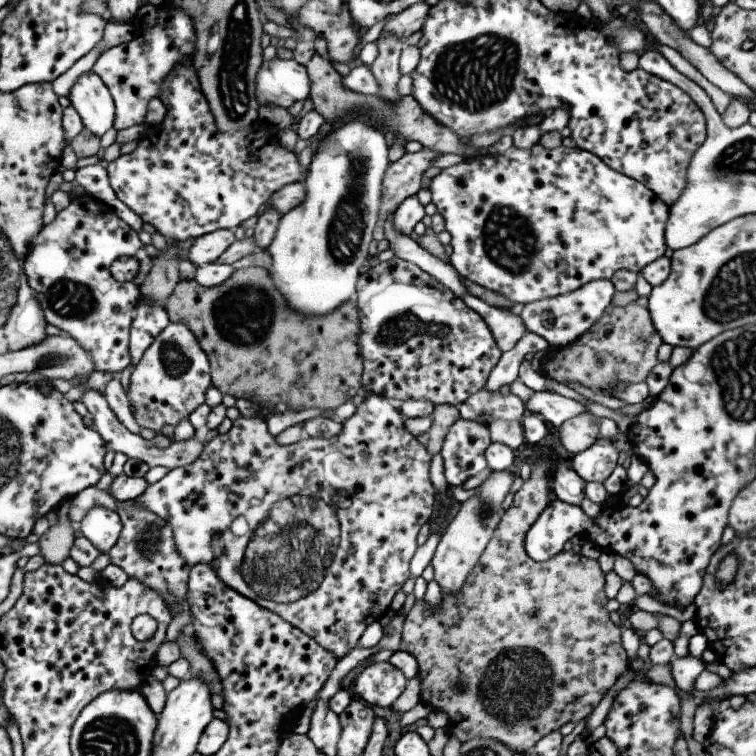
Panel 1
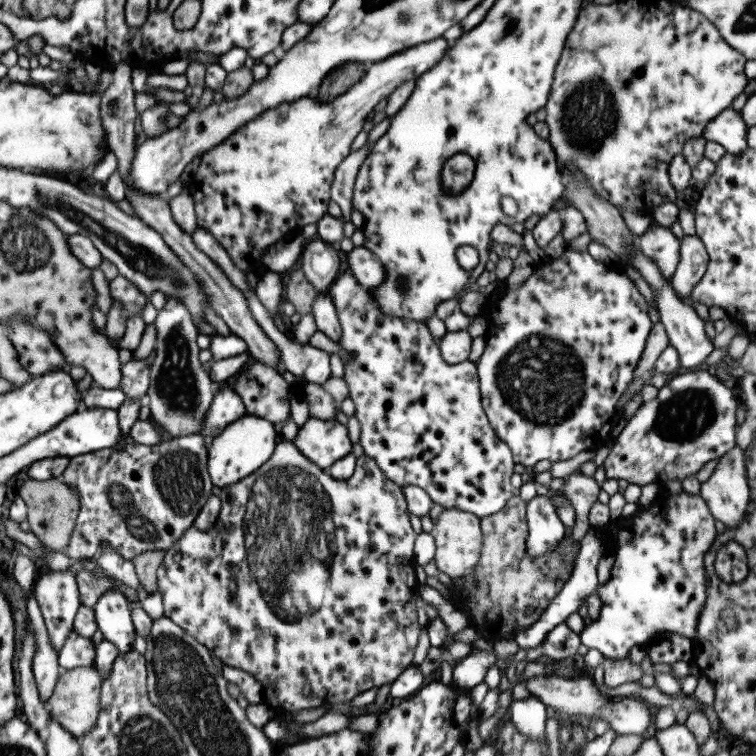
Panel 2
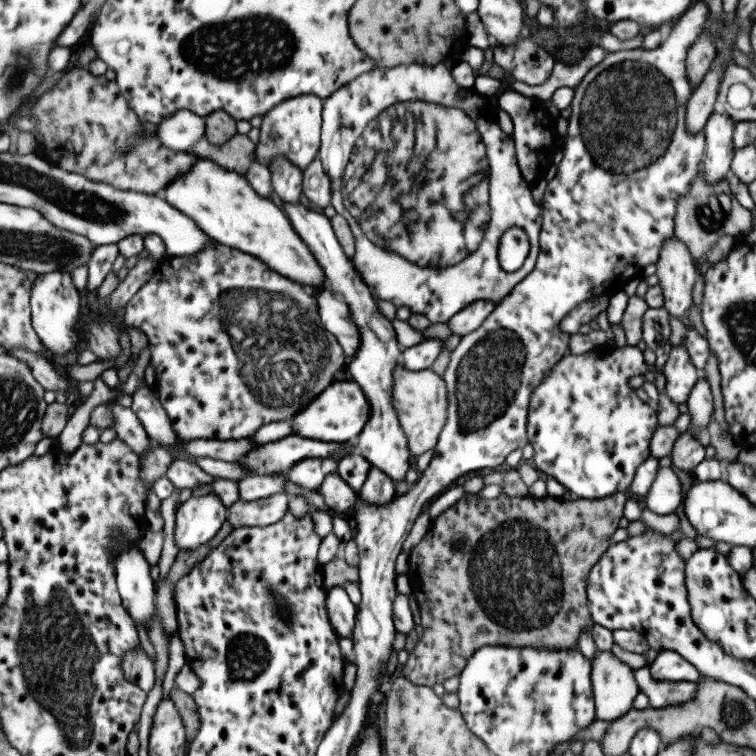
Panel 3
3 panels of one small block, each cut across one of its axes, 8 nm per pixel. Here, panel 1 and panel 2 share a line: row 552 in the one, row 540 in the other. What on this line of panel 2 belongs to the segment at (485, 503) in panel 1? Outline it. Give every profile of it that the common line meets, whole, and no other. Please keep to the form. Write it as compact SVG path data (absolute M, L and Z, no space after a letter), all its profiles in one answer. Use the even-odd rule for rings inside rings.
M444 508L434 520L433 534L435 544L434 562L437 570L446 574L451 580L460 579L479 560L481 542L483 542L479 518L473 513L456 508Z

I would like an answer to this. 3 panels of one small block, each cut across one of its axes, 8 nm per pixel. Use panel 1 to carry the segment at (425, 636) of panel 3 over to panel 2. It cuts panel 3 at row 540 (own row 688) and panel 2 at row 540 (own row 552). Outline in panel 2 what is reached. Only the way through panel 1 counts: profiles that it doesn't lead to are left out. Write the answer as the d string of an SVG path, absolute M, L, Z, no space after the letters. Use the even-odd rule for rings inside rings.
M518 496L508 498L501 511L479 519L482 539L479 560L460 579L453 579L449 599L467 614L468 624L474 625L486 641L510 641L518 630L523 630L539 620L551 599L567 582L574 567L575 542L571 533L559 538L555 550L529 558L525 554L526 502Z

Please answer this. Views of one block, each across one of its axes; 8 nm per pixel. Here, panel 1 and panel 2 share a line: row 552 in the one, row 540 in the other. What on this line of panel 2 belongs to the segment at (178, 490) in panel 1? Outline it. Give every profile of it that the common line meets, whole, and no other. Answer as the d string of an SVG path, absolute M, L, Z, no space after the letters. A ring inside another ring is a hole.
M280 439L271 457L257 470L241 481L221 489L218 496L220 500L218 517L211 528L197 530L191 526L179 537L175 545L164 551L163 559L156 570L156 585L162 598L163 615L182 628L193 640L210 650L210 653L225 666L239 668L251 675L261 685L261 702L276 712L279 710L296 713L304 708L319 706L328 708L332 704L351 700L353 696L368 689L389 685L412 664L413 650L417 646L420 631L415 608L415 596L420 585L416 581L414 571L415 534L409 525L409 512L401 490L402 486L383 477L375 462L367 456L362 455L356 459L352 476L345 480L335 480L305 459L291 442Z

